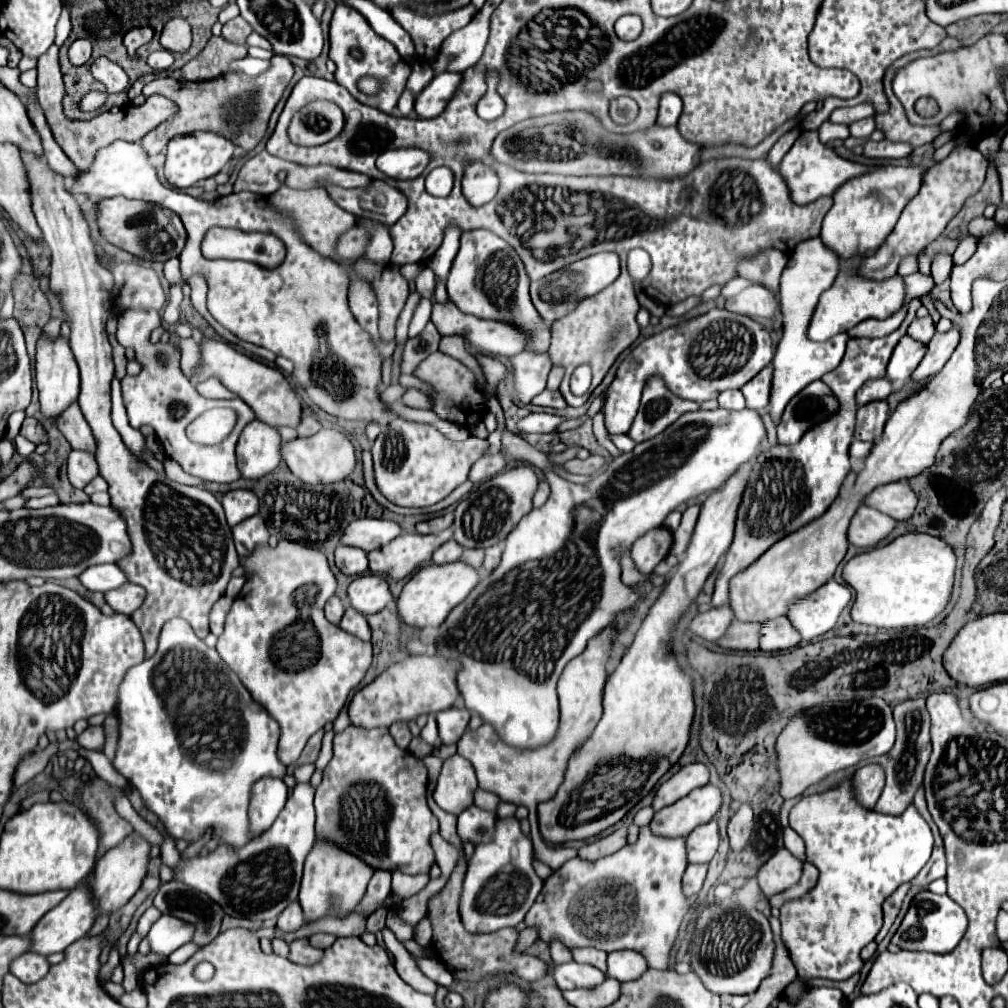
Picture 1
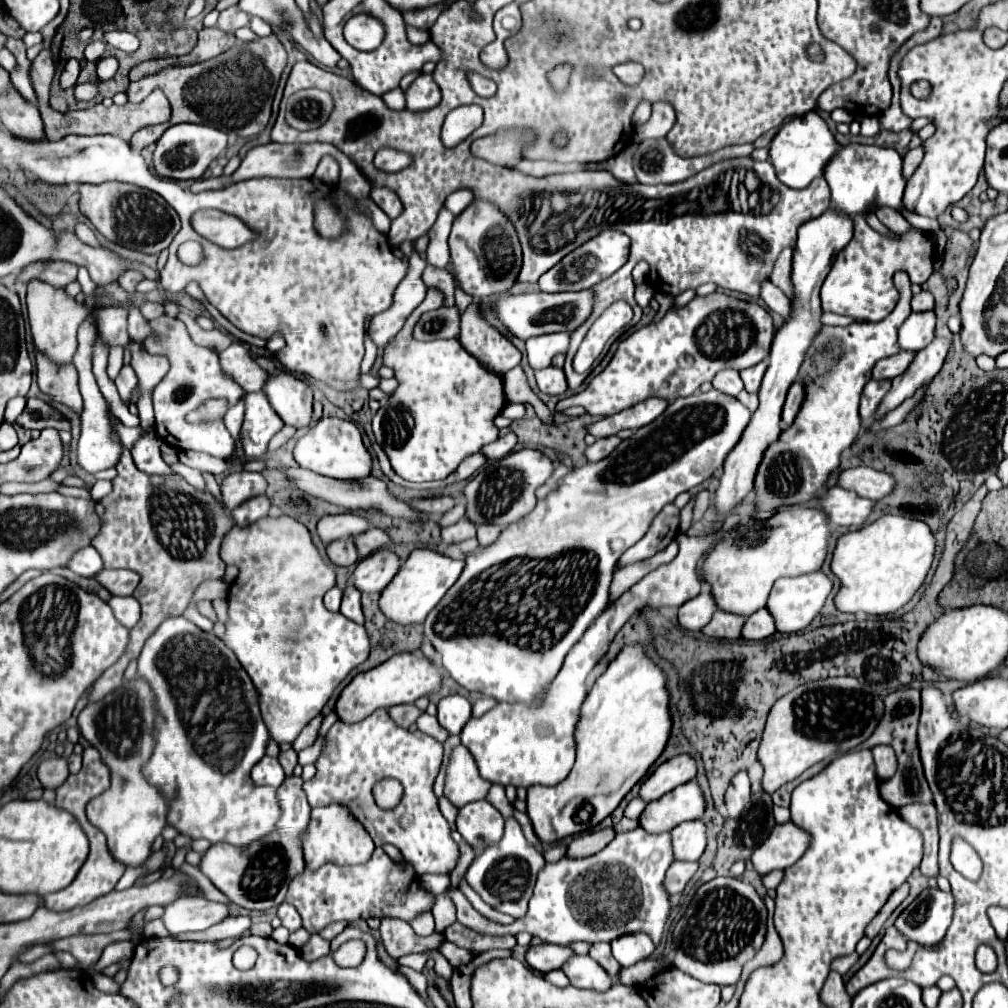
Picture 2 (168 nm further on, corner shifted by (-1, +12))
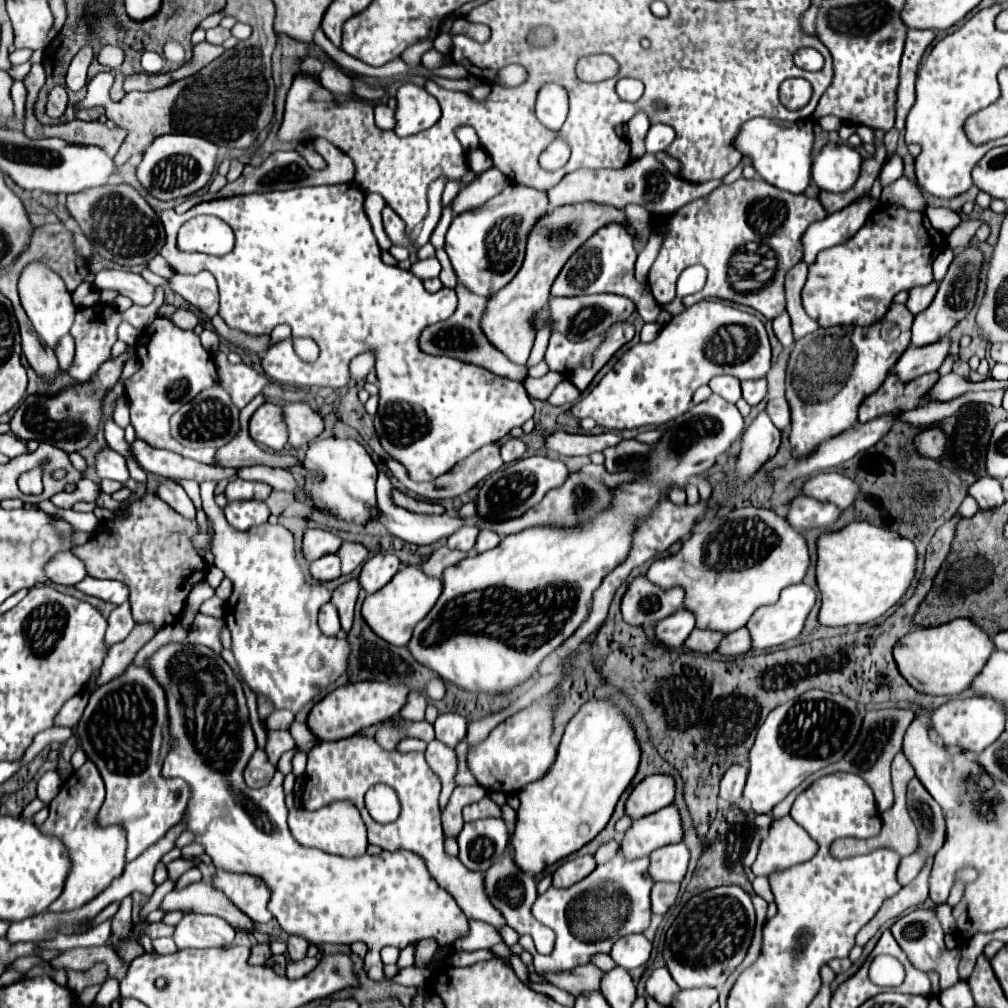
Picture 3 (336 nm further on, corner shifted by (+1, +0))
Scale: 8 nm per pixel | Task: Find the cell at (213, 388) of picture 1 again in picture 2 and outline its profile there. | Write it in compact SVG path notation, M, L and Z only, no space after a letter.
M231 343L225 351L219 353L221 367L227 371L227 375L241 385L247 393L259 391L263 387L263 381L267 379L265 371L255 363L251 353L241 343Z

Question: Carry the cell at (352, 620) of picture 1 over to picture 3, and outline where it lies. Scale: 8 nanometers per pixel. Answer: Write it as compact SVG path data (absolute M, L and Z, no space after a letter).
M357 579L345 581L341 583L333 595L331 595L331 603L337 607L339 619L341 619L341 629L349 631L351 623L353 623L353 609L355 609L355 601L357 601L357 593L359 593L359 583Z

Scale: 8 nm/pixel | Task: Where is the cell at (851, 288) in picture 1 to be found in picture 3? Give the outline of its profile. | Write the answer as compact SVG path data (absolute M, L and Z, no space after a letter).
M879 203L875 211L867 217L865 225L847 243L839 243L831 249L821 251L815 263L811 263L807 283L803 287L803 307L807 315L815 319L821 327L873 325L879 319L883 319L891 305L891 299L899 291L907 291L933 281L931 263L945 247L945 235L931 227L925 211L909 211L899 203Z

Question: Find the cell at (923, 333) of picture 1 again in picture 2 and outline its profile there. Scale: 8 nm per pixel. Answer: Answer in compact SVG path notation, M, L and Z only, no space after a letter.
M921 291L919 295L913 295L911 309L913 309L913 313L931 311L931 309L933 309L933 295L931 295L931 293L927 293L927 291Z

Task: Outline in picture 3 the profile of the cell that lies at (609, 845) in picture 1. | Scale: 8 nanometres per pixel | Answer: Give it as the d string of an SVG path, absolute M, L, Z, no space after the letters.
M593 855L569 859L561 867L557 867L557 871L553 873L553 885L559 887L559 889L567 889L567 887L575 885L577 881L585 879L593 869L595 869Z

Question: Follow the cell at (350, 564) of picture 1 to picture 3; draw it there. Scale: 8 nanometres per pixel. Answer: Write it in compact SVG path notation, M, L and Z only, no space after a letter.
M325 555L317 561L313 561L309 565L309 573L313 579L317 581L331 581L331 579L337 579L341 573L339 573L339 557L337 555Z

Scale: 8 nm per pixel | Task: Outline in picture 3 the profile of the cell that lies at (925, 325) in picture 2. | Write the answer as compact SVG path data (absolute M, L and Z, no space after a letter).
M967 245L965 249L955 251L955 257L953 257L953 261L949 265L949 271L947 271L945 279L939 283L939 291L937 291L933 303L925 311L921 311L915 317L915 321L913 321L913 337L911 337L911 343L915 347L921 347L921 345L929 345L929 343L939 341L961 319L965 319L969 315L969 311L975 305L975 295L977 295L977 287L979 287L981 265L983 265L983 251L977 245Z

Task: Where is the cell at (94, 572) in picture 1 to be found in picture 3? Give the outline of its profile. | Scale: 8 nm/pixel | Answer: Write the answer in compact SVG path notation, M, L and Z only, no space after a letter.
M61 551L59 555L55 555L55 559L51 559L51 563L47 563L49 581L59 585L75 585L85 575L87 571L83 561L77 559L71 551Z

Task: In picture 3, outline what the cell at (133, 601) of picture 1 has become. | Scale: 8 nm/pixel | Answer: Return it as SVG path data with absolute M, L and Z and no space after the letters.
M85 577L79 583L73 585L77 591L85 593L85 595L93 595L99 597L103 601L109 601L113 605L121 605L123 601L129 599L129 589L119 583L119 581L107 581L107 579L95 579L95 577Z

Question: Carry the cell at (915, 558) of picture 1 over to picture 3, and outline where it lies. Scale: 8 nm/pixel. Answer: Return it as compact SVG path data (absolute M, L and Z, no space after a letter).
M853 521L839 531L821 533L817 539L815 579L821 591L819 623L825 627L865 625L877 621L909 589L915 575L915 545L895 531Z

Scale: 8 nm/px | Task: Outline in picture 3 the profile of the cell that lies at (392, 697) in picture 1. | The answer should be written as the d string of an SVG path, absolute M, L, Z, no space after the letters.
M361 681L337 687L329 695L325 695L307 715L307 727L319 741L339 741L345 737L353 737L361 729L381 723L389 717L399 715L401 707L407 701L409 689L403 685L379 683L379 681Z

